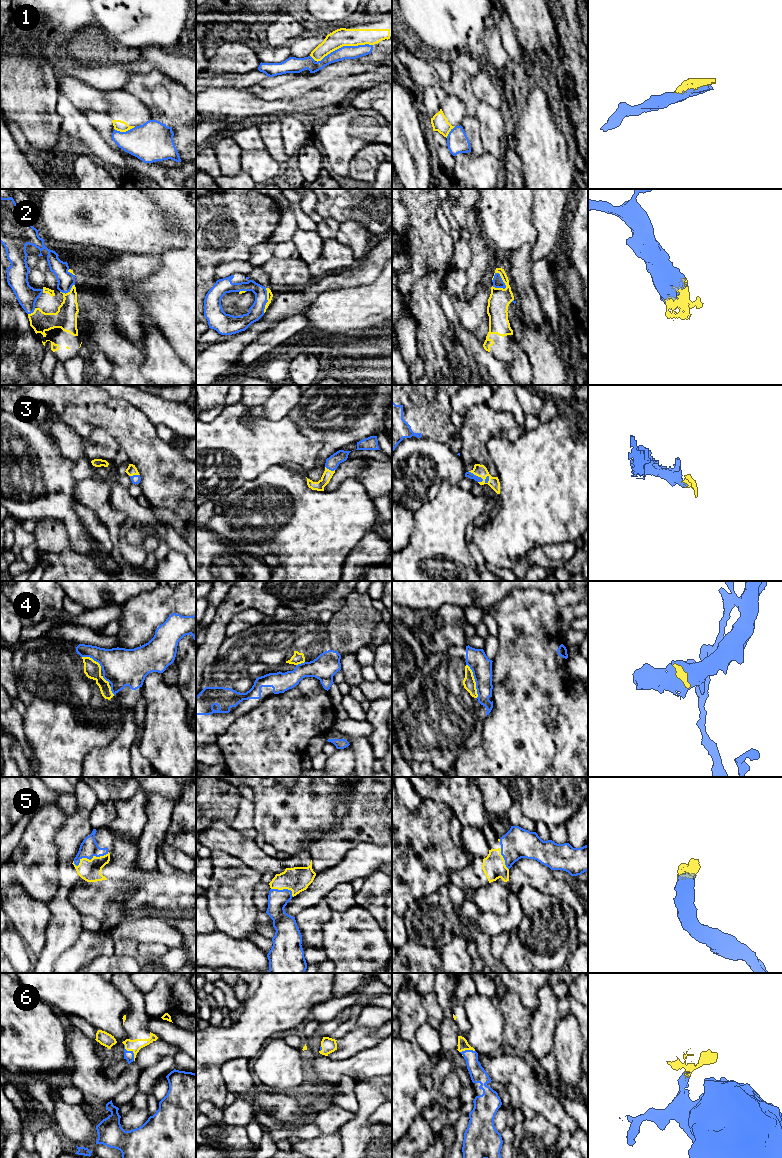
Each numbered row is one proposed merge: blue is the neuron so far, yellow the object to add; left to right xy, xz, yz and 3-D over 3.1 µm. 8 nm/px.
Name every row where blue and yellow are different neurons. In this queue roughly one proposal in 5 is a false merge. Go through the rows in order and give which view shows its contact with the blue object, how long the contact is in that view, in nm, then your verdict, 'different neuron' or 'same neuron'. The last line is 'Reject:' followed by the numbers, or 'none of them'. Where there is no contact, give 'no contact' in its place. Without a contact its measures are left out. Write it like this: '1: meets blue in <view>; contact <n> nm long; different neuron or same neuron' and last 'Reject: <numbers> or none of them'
1: meets blue in xz; contact 480 nm long; different neuron
2: meets blue in yz; contact 160 nm long; same neuron
3: meets blue in yz; contact 190 nm long; same neuron
4: meets blue in yz; contact 280 nm long; same neuron
5: meets blue in xy; contact 300 nm long; same neuron
6: meets blue in xy; contact 160 nm long; same neuron
Reject: 1

